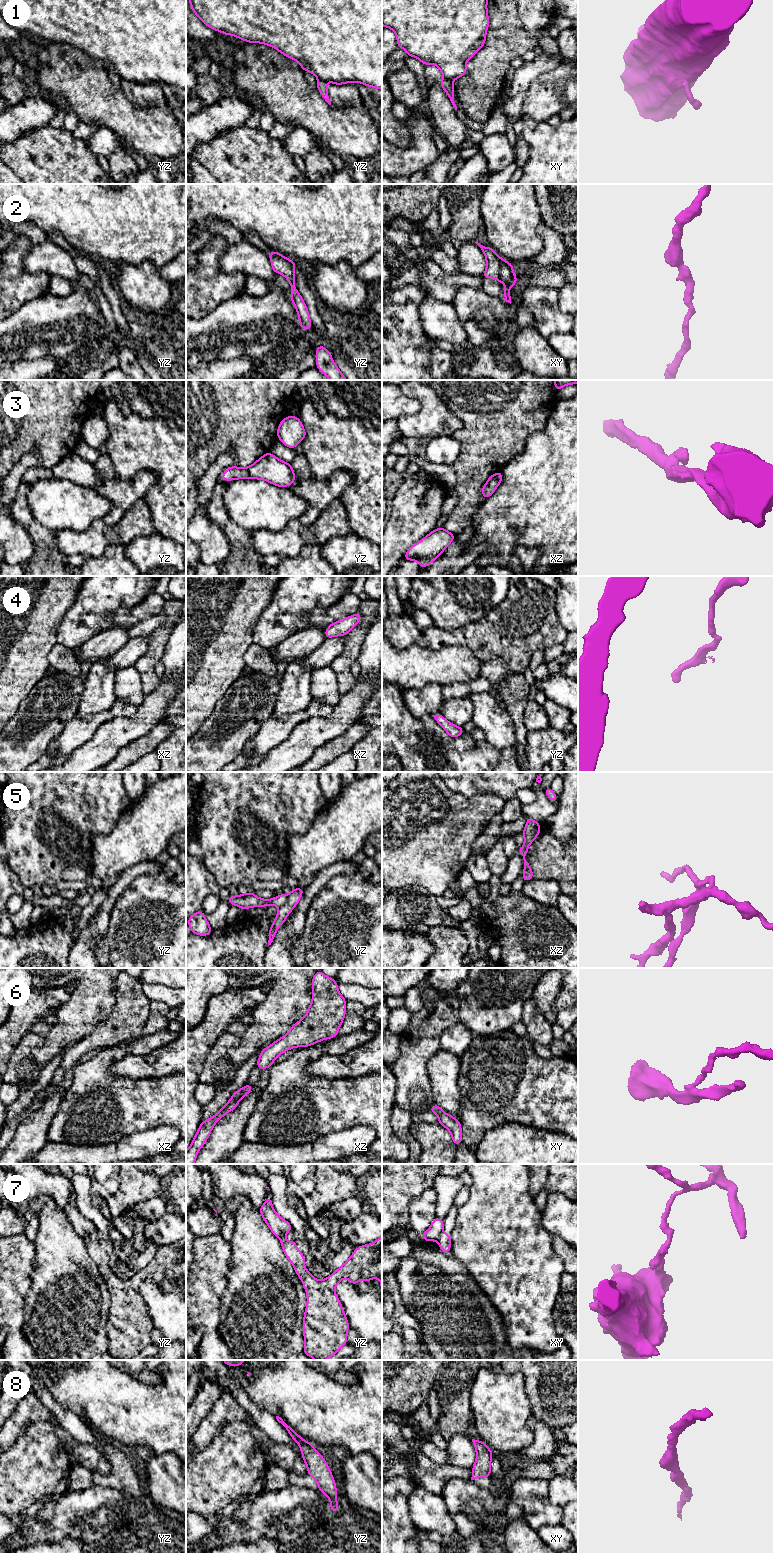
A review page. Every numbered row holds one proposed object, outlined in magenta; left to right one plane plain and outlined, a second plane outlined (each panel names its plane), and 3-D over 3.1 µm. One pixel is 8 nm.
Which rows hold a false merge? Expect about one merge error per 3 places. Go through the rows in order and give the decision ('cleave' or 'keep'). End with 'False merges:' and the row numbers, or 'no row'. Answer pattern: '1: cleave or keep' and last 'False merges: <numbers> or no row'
1: cleave
2: cleave
3: keep
4: keep
5: cleave
6: cleave
7: cleave
8: keep
False merges: 1, 2, 5, 6, 7

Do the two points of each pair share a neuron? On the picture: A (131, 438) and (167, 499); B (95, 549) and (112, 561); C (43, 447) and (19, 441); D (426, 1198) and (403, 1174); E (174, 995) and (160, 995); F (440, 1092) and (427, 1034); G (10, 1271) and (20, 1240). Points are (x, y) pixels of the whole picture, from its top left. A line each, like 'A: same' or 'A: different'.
A: same
B: different
C: same
D: different
E: same
F: different
G: same

